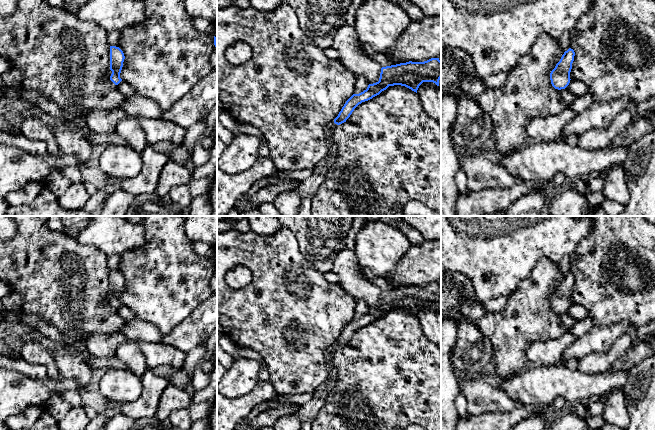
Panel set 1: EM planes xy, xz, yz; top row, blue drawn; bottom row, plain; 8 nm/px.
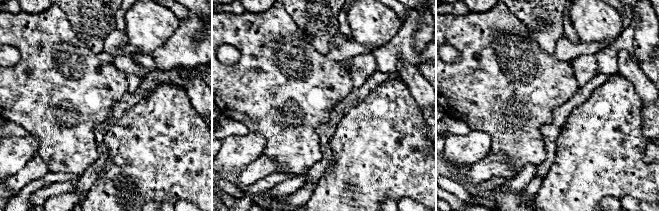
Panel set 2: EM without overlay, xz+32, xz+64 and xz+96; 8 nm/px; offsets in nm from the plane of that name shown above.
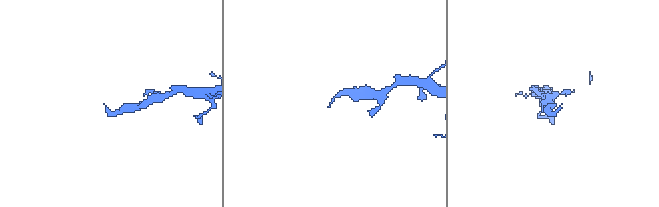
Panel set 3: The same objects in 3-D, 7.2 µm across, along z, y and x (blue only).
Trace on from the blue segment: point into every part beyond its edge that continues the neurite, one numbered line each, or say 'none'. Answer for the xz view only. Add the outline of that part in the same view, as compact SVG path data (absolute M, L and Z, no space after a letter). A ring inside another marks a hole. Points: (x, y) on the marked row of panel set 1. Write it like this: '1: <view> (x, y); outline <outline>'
1: xz (331, 126); outline M331 121L327 124L326 126L326 131L328 133L328 135L330 136L330 134L332 133L332 131L337 127L338 125L334 123L334 121Z

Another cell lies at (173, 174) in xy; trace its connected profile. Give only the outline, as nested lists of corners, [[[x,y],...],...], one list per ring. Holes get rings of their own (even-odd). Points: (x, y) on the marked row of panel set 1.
[[[169,159],[159,176],[155,193],[166,196],[174,186],[189,185],[191,180],[192,175],[183,164]]]

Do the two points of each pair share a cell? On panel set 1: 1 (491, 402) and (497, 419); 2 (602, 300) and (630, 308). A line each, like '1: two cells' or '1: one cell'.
1: two cells
2: one cell

